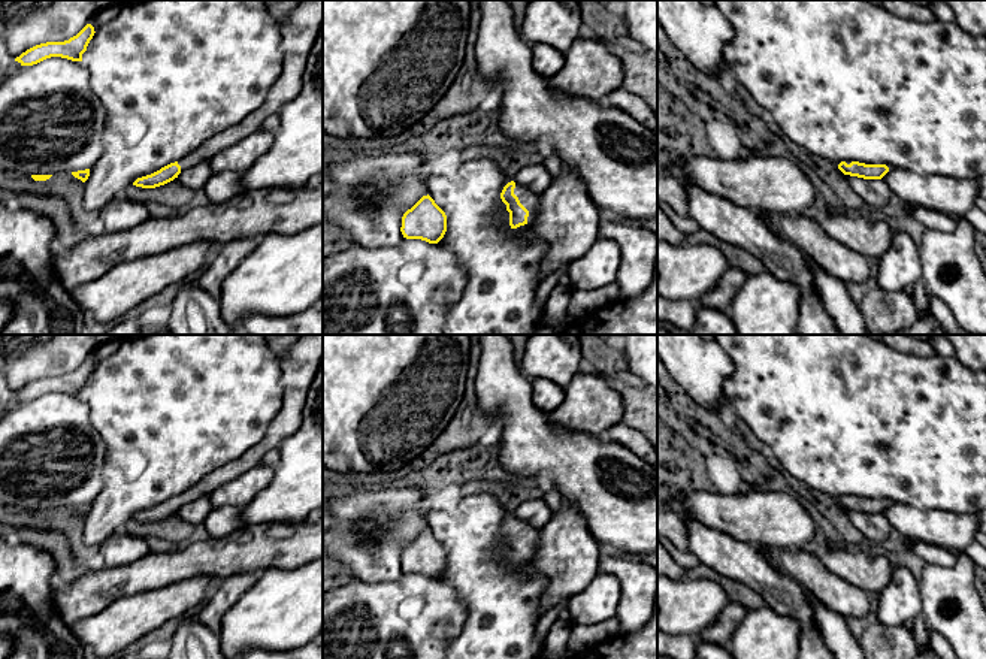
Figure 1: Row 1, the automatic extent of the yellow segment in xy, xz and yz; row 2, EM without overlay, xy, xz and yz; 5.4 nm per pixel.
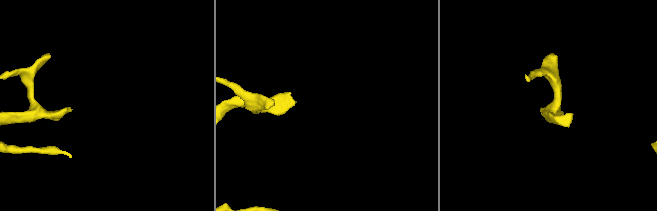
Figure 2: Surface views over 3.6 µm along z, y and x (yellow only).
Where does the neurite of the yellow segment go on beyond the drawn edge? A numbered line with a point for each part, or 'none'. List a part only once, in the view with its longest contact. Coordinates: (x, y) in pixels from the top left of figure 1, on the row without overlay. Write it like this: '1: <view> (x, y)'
1: xz (531, 535)

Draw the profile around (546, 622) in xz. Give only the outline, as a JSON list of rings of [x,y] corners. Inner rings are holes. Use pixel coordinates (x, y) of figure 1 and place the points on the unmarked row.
[[[569,599],[562,601],[553,610],[547,611],[538,622],[536,638],[544,643],[550,628],[559,620],[559,614],[568,608]]]

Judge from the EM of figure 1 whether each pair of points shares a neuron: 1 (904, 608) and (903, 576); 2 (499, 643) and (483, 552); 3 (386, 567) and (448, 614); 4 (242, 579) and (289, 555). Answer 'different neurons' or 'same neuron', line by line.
1: same neuron
2: same neuron
3: different neurons
4: different neurons

